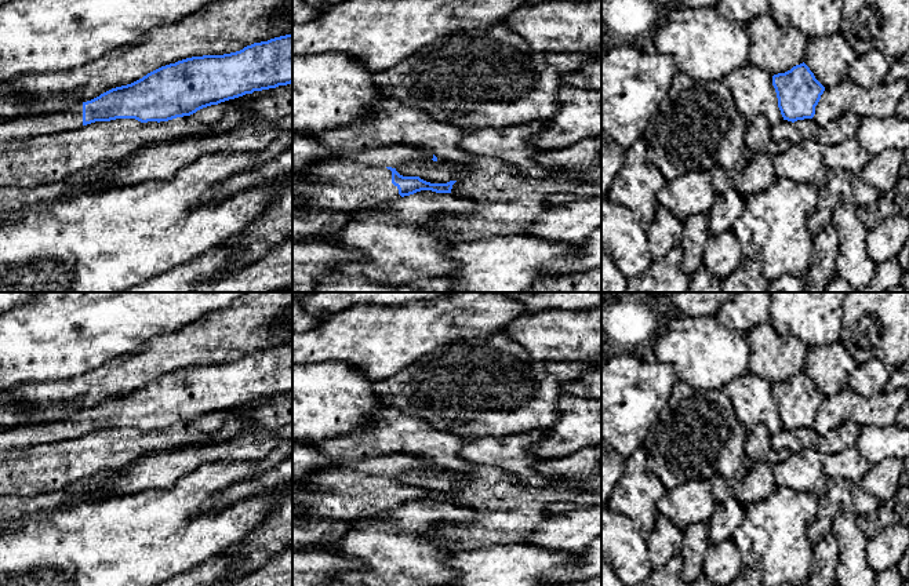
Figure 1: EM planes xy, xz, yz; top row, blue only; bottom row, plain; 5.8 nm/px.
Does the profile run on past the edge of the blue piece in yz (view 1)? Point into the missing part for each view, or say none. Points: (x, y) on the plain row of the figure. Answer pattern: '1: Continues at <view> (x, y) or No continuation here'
1: No continuation here

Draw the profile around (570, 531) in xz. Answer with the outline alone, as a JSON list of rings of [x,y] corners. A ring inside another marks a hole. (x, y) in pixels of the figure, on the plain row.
[[[601,505],[555,513],[526,535],[517,534],[510,540],[574,554],[599,536],[601,536]]]

